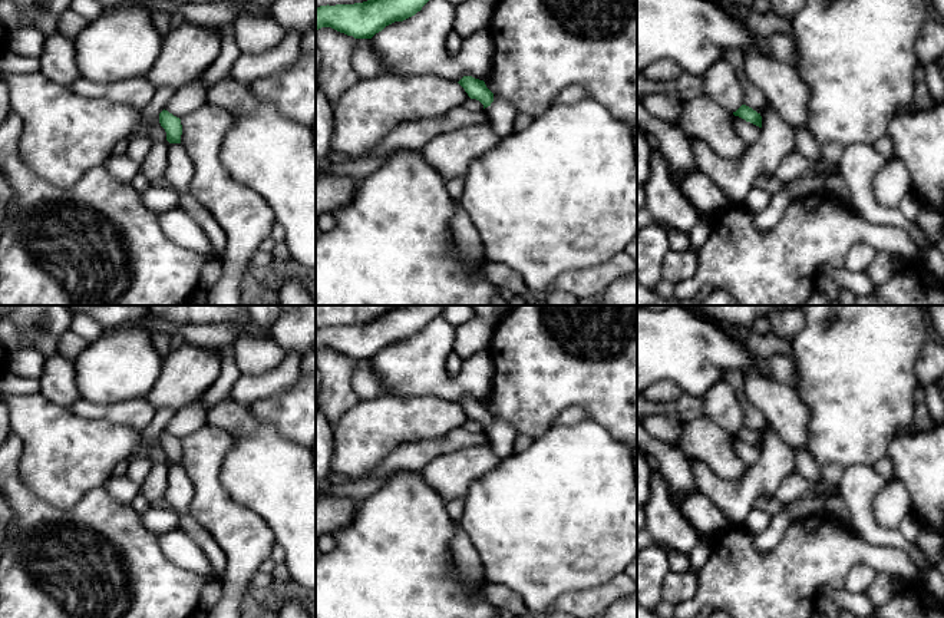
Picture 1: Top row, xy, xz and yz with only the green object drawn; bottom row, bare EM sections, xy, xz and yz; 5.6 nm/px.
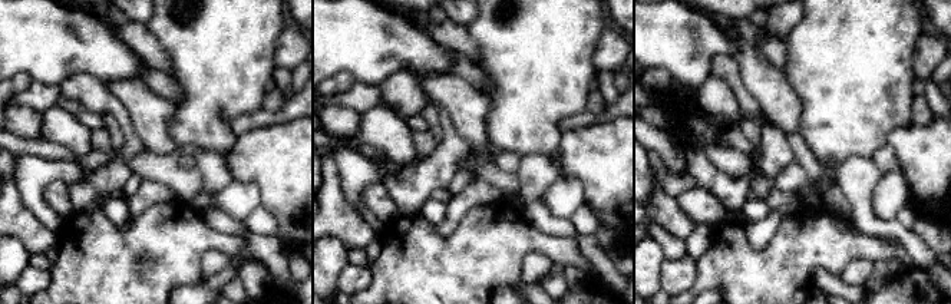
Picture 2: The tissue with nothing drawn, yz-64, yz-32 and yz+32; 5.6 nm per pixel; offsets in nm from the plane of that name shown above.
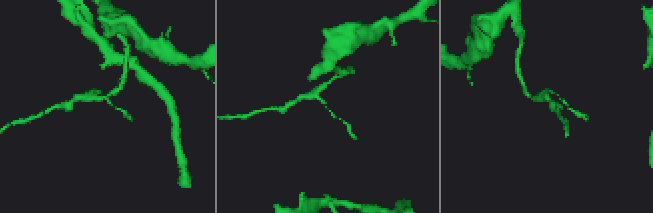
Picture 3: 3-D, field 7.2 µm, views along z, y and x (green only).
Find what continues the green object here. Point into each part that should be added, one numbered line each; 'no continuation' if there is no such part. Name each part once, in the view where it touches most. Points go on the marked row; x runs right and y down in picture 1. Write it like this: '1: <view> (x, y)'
no continuation

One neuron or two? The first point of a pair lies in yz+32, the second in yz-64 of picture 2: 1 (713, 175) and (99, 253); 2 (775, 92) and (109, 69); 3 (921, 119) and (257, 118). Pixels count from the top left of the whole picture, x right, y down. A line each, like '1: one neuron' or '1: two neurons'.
1: two neurons
2: two neurons
3: two neurons

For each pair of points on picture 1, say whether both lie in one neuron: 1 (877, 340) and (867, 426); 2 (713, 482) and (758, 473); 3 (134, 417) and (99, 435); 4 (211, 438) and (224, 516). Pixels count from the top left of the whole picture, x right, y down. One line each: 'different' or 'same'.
1: same
2: same
3: different
4: same

